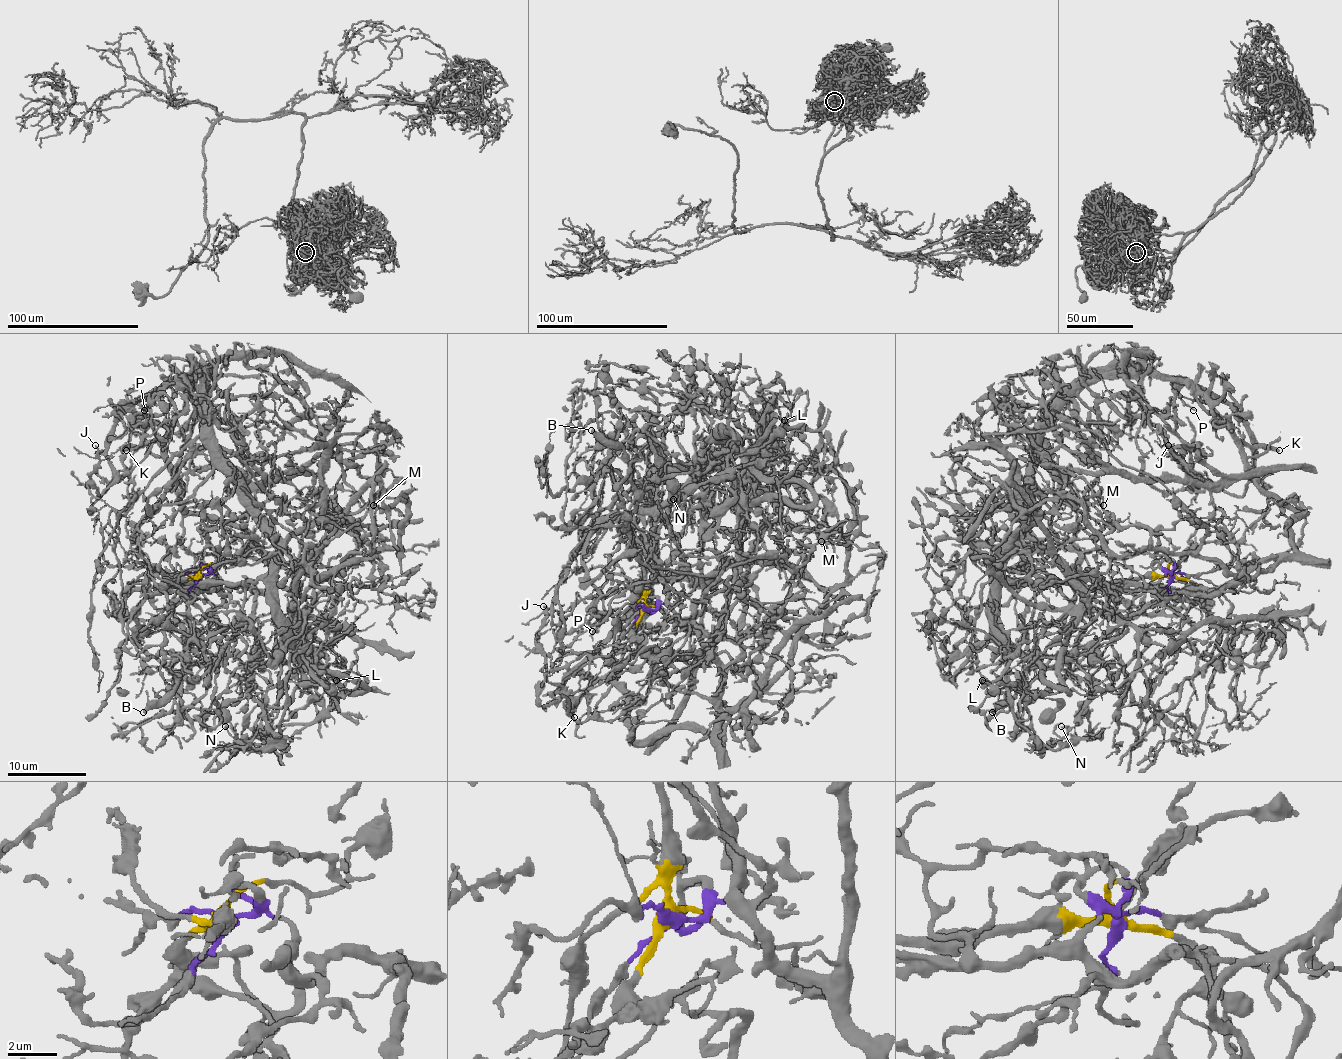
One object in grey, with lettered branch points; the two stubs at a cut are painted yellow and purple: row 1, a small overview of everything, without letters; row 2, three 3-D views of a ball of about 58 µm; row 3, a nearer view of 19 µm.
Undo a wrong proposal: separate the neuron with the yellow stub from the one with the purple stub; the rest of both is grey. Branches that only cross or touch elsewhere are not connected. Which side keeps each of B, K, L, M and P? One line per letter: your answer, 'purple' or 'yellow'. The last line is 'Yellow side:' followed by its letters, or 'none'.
B: yellow
K: purple
L: yellow
M: purple
P: purple
Yellow side: B, L

